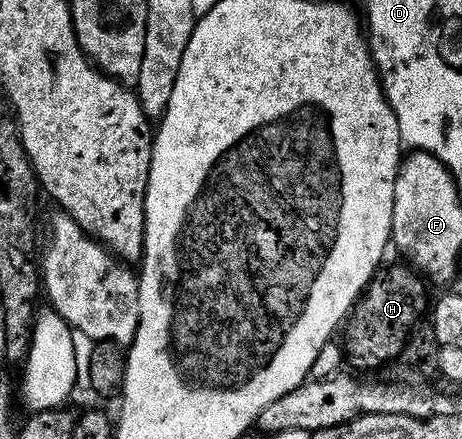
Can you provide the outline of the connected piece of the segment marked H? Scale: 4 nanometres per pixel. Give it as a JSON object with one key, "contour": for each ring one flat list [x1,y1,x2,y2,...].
{"contour":[[382,266,361,292,347,323,349,332,343,340,344,358,348,365,350,363,361,371,369,371,372,367,381,367,399,358,406,350,411,332,418,326,422,318,420,315,424,311,426,314,431,299,425,296,426,280,412,266,404,266]]}

